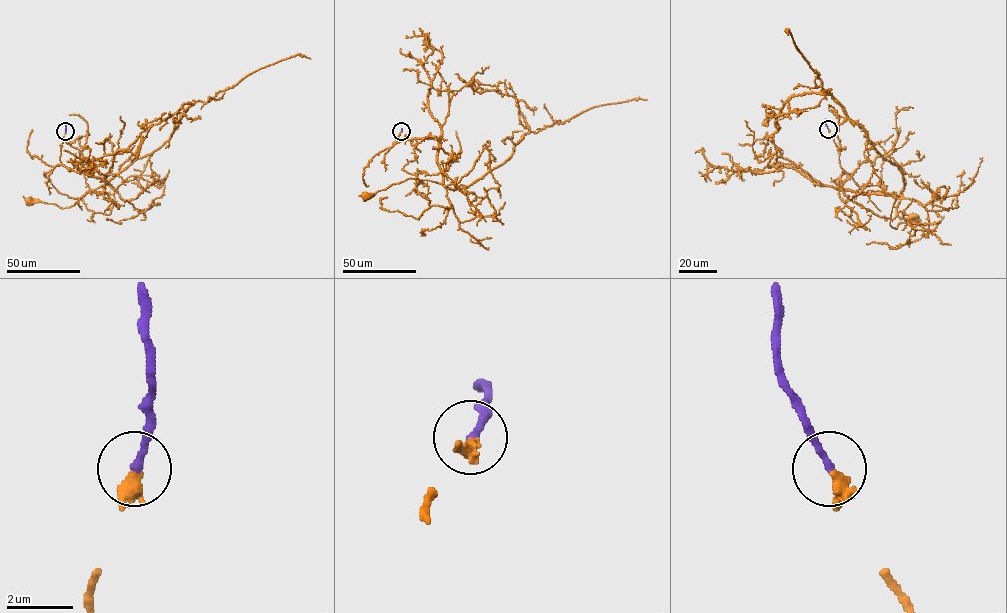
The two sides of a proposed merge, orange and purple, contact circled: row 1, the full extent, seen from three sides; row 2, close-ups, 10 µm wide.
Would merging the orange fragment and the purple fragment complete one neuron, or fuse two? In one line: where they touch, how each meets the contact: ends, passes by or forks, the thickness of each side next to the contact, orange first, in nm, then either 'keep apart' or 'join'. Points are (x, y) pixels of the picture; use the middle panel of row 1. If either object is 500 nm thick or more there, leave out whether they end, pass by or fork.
at (401, 131); orange ends there; purple ends there; 400 nm thick on the orange side, 220 nm on the other; join

